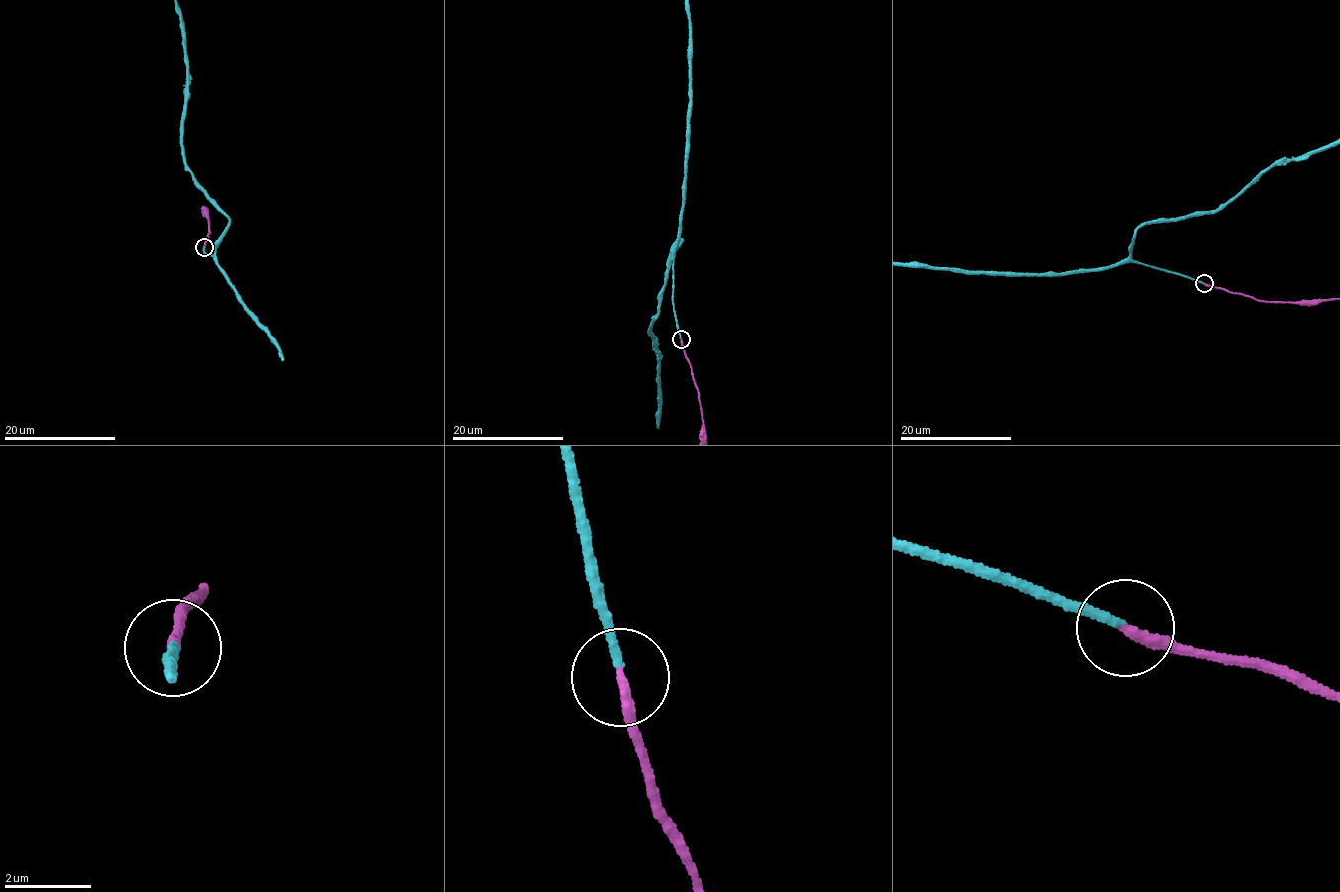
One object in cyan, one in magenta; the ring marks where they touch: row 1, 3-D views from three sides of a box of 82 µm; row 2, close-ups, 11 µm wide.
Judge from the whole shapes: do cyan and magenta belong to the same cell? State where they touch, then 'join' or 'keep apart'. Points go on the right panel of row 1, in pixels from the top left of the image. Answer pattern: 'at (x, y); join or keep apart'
at (1204, 283); join

